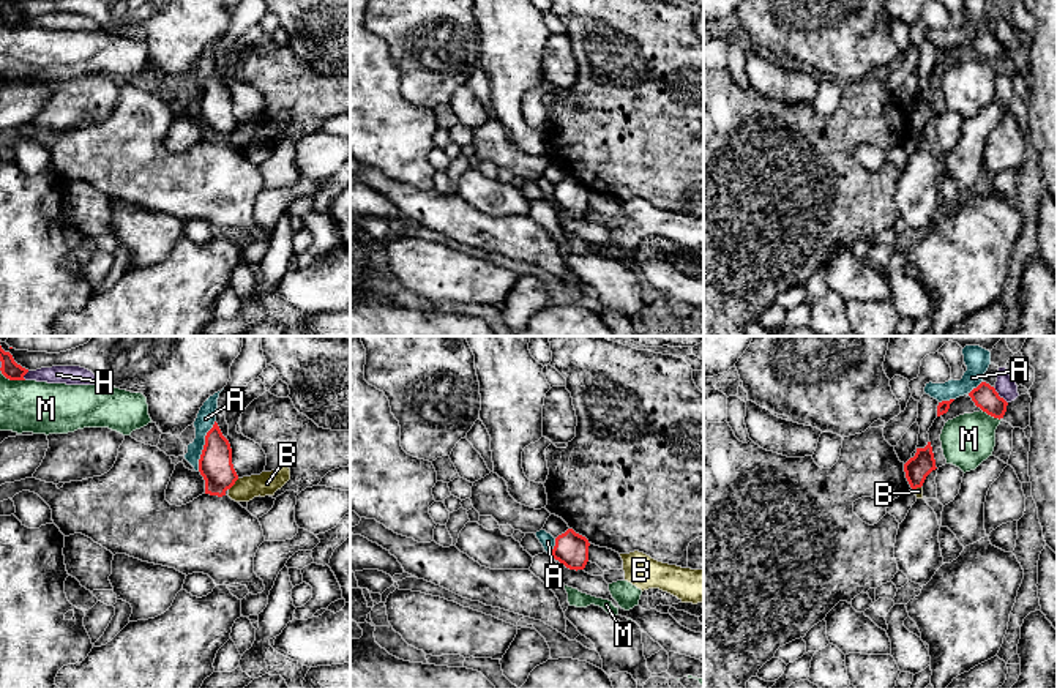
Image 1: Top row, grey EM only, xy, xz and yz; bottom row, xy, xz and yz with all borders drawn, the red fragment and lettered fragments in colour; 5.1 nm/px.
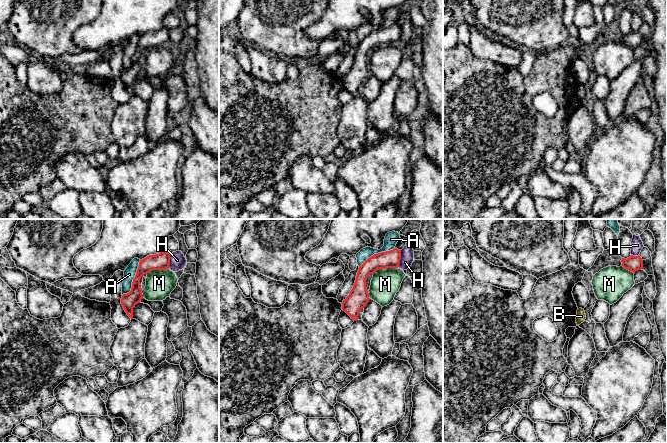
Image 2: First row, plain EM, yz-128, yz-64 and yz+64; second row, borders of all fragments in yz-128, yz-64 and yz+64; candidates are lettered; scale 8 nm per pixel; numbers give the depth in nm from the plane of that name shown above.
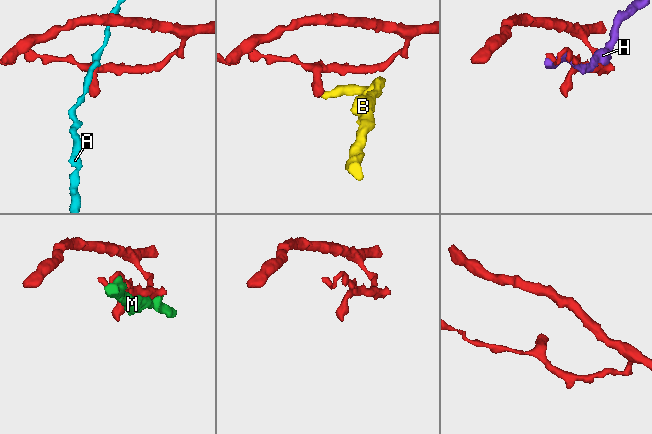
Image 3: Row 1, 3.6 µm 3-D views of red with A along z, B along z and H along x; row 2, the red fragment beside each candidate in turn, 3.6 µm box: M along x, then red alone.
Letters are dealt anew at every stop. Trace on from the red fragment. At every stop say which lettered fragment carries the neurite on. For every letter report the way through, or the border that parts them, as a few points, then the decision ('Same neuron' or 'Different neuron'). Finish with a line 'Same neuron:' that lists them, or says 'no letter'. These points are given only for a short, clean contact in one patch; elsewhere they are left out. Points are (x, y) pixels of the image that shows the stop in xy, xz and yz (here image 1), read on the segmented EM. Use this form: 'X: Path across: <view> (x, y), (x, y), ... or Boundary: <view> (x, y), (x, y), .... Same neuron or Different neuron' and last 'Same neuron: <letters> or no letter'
A: Different neuron
B: Boundary: xy (239, 478), (229, 489). Different neuron
H: Different neuron
M: Different neuron
Same neuron: no letter

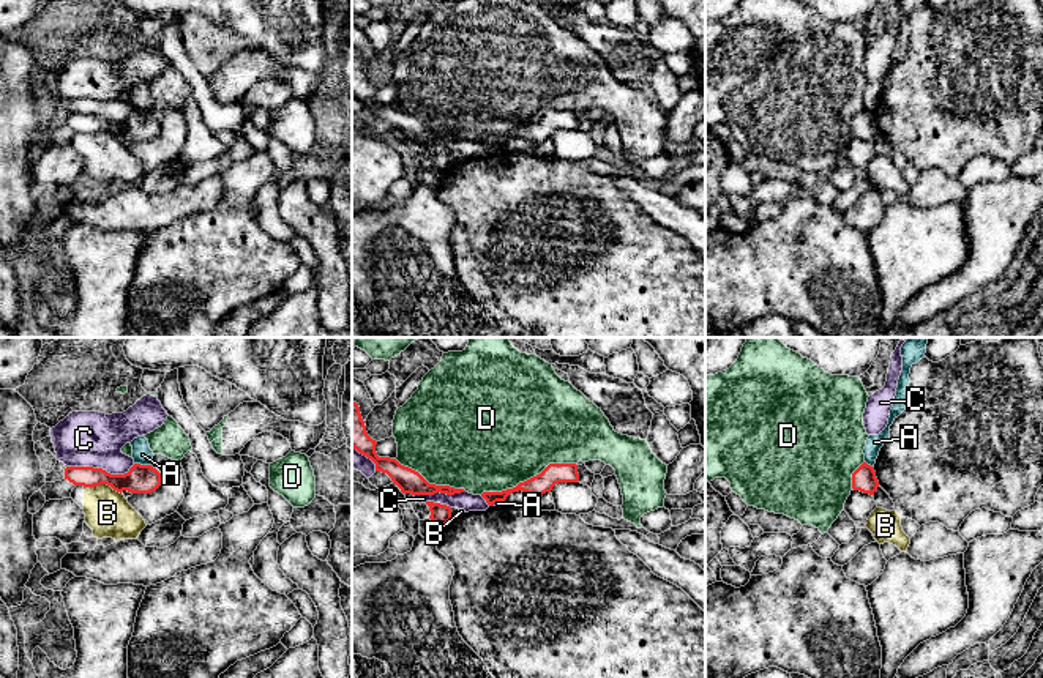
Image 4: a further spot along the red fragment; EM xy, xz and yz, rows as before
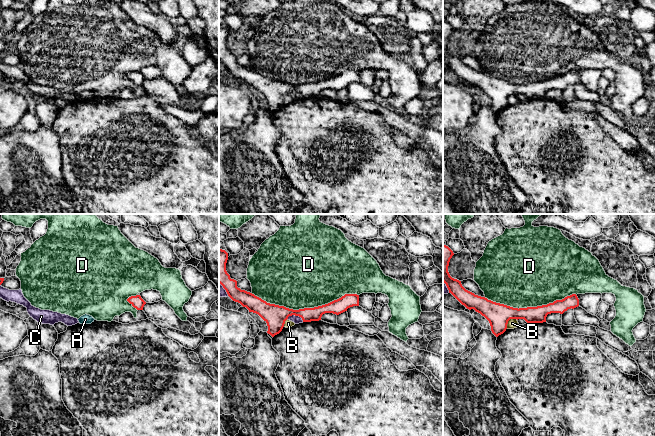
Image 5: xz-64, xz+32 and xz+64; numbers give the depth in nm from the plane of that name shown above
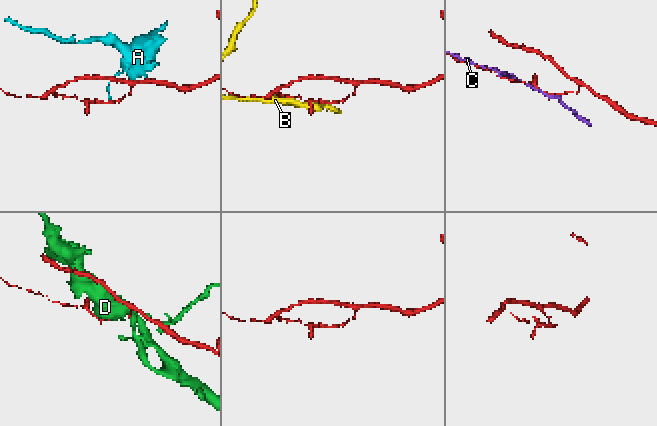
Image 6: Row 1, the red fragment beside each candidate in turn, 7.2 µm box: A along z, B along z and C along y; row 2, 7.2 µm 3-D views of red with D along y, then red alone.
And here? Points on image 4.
A: Boundary: xy (134, 462), (150, 465). Different neuron
B: Different neuron
C: Different neuron
D: Different neuron
Same neuron: no letter

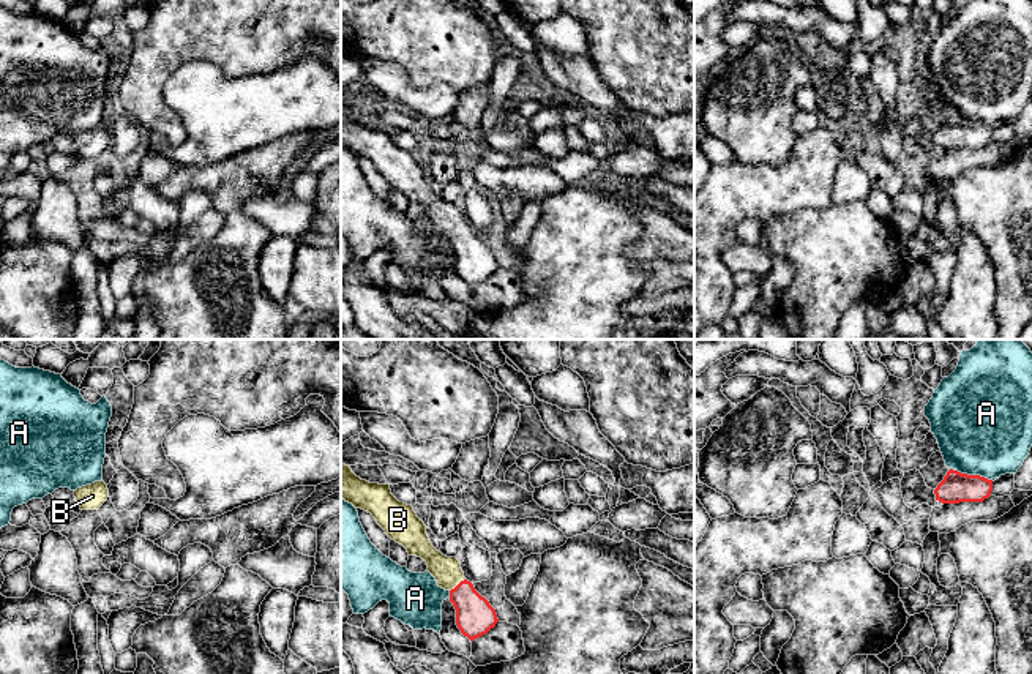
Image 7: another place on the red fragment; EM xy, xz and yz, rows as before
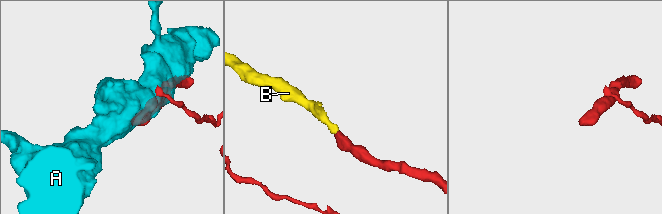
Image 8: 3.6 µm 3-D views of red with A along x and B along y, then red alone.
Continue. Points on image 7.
A: Different neuron
B: Path across: xz (475, 616), (458, 584), (447, 570). Same neuron
Same neuron: B

